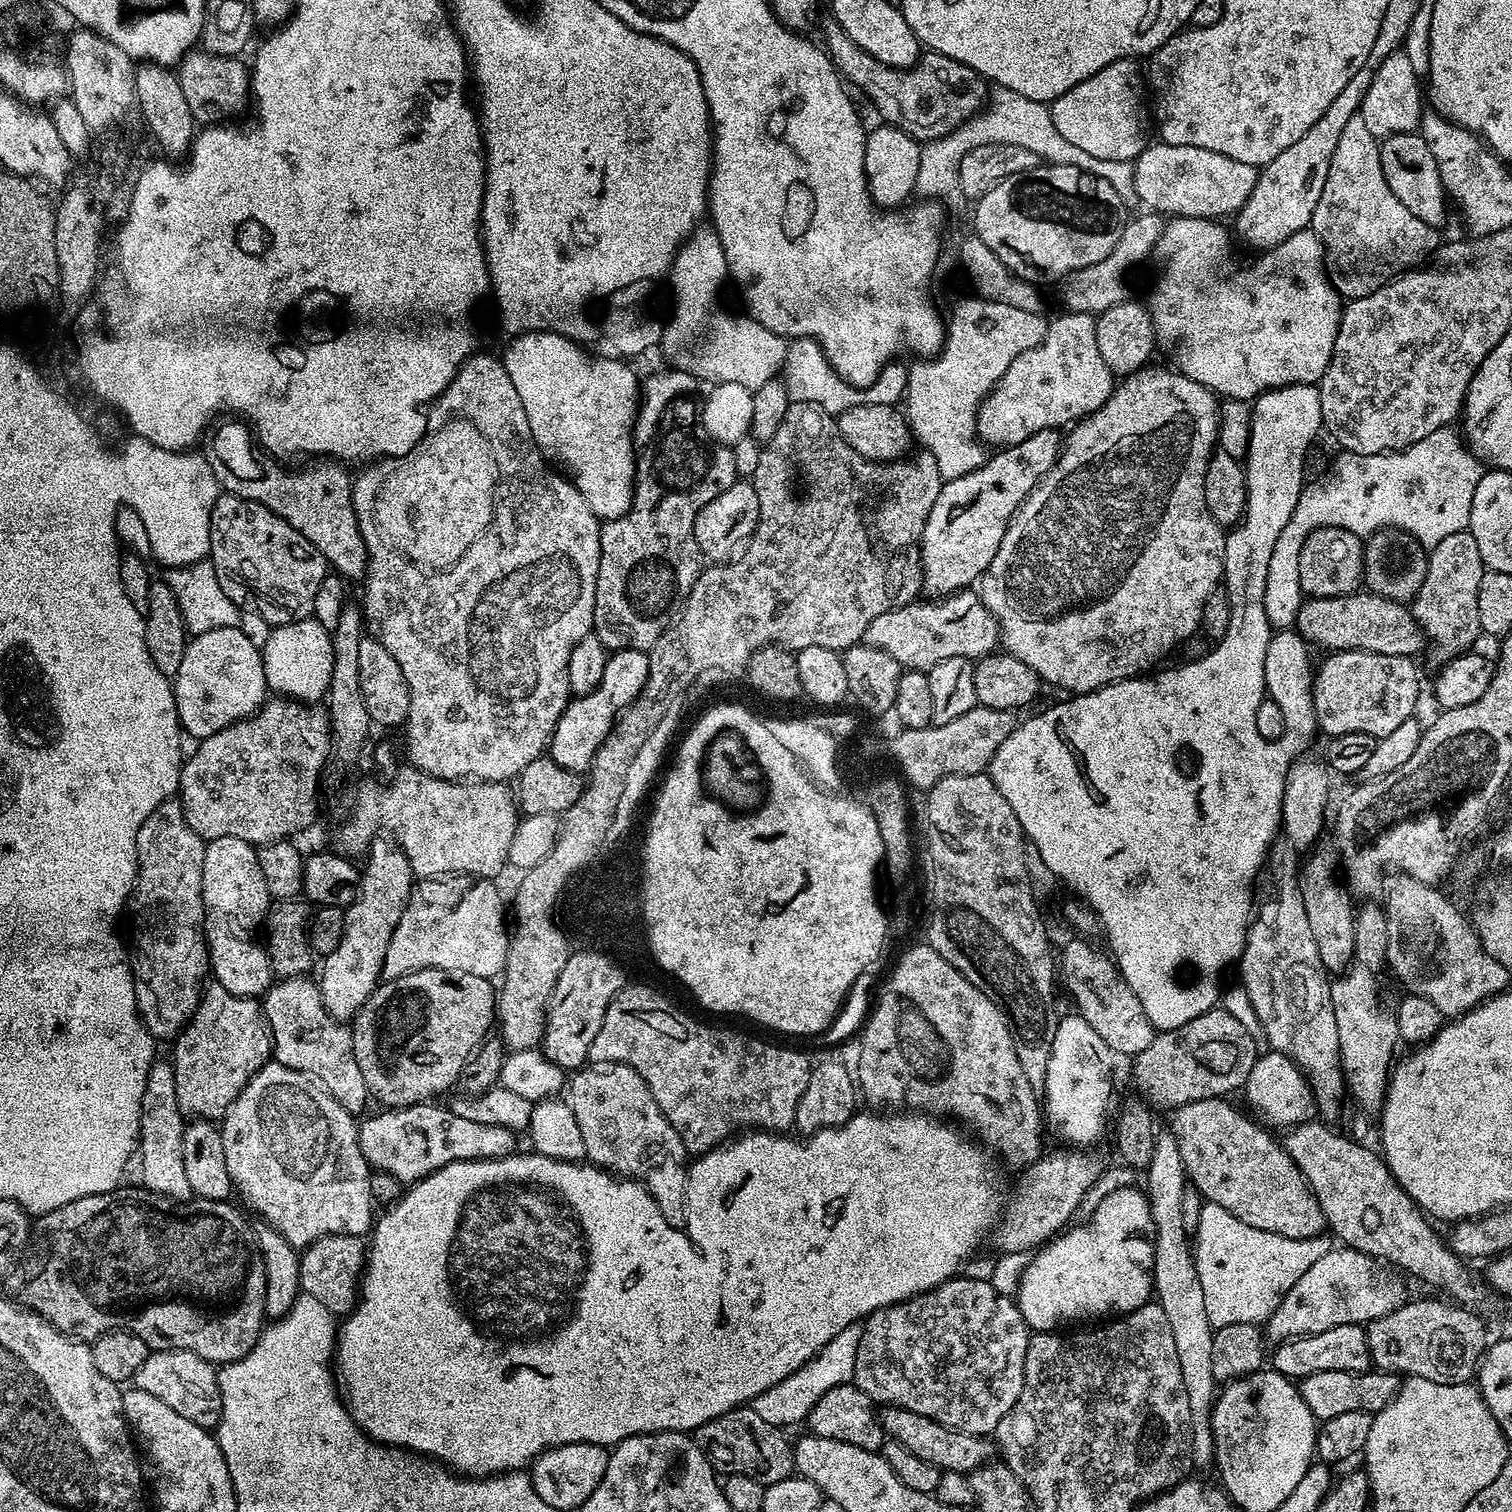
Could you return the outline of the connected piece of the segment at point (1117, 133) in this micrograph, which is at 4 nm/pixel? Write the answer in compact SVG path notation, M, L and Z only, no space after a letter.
M1132 58L1110 62L1110 66L1098 70L1098 74L1094 74L1090 78L1078 82L1078 86L1074 86L1072 91L1062 97L1062 105L1064 104L1063 131L1070 134L1074 146L1086 150L1086 154L1094 154L1094 158L1106 158L1114 162L1122 162L1123 160L1132 162L1148 147L1150 143L1150 137L1148 137L1150 104L1149 101L1148 104L1144 101L1146 80L1142 75L1141 65L1139 68L1136 64L1139 63Z

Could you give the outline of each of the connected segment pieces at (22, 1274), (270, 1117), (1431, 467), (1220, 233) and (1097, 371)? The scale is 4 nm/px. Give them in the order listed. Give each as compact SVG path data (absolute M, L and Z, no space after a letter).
M121 1186L106 1194L90 1194L66 1206L58 1206L58 1210L43 1213L35 1221L34 1235L31 1237L26 1255L13 1267L6 1283L8 1283L7 1291L28 1311L37 1312L42 1319L53 1324L57 1330L81 1342L91 1342L113 1330L133 1332L138 1334L138 1338L142 1338L142 1342L146 1342L150 1350L157 1352L167 1348L190 1350L190 1354L198 1354L198 1358L208 1360L213 1366L233 1364L236 1360L242 1359L256 1345L256 1339L266 1324L264 1259L260 1257L260 1253L256 1251L250 1239L250 1224L248 1228L243 1214L232 1205L232 1202L199 1198L177 1202L169 1196L162 1195L161 1192L152 1192L143 1186L137 1186L137 1188Z
M269 1062L246 1082L244 1089L238 1094L238 1098L228 1108L224 1115L222 1127L222 1150L226 1150L226 1170L230 1170L233 1189L260 1215L261 1221L267 1222L276 1228L282 1238L297 1250L303 1250L318 1238L323 1236L359 1236L367 1237L374 1227L374 1212L372 1207L372 1176L370 1166L365 1162L364 1155L360 1152L360 1139L358 1137L358 1124L353 1113L347 1112L342 1105L336 1101L329 1092L325 1092L319 1083L313 1082L302 1072L295 1072L286 1066Z
M1449 426L1434 430L1434 434L1422 438L1422 442L1414 442L1414 446L1405 448L1403 452L1354 454L1341 451L1332 468L1332 481L1329 484L1309 483L1305 487L1298 498L1298 506L1294 506L1294 514L1290 514L1290 522L1286 522L1282 534L1278 534L1278 542L1274 542L1274 550L1270 553L1264 605L1266 618L1273 629L1288 630L1296 623L1302 603L1298 554L1302 554L1302 542L1306 542L1315 528L1341 528L1350 530L1361 538L1367 538L1386 528L1395 528L1407 532L1417 544L1428 550L1449 534L1458 534L1467 529L1474 493L1486 470L1466 447L1461 433L1454 429L1455 427Z
M1177 216L1169 219L1161 227L1160 237L1154 249L1156 285L1152 288L1152 297L1146 300L1147 307L1152 313L1157 345L1161 349L1176 348L1175 367L1178 371L1187 379L1206 386L1220 398L1252 402L1262 393L1269 392L1271 388L1285 388L1291 384L1319 385L1320 379L1326 374L1326 366L1330 366L1330 358L1334 354L1334 338L1338 338L1338 326L1342 311L1342 297L1328 281L1328 273L1324 267L1324 247L1320 245L1320 239L1311 230L1295 232L1280 244L1261 251L1257 255L1260 257L1249 268L1232 269L1233 237L1230 232L1230 237L1228 237L1227 230L1220 224L1223 223L1217 222L1215 219L1203 220L1202 218Z
M1065 311L1063 315L1049 323L1048 335L1042 343L1026 350L1018 358L1014 358L1014 362L1010 362L1010 370L1002 374L999 384L980 403L976 415L976 434L985 445L1017 444L1026 442L1030 434L1038 434L1047 428L1060 430L1063 429L1063 424L1075 425L1081 418L1097 412L1110 398L1114 377L1106 362L1102 362L1102 353L1098 351L1096 316L1070 311Z

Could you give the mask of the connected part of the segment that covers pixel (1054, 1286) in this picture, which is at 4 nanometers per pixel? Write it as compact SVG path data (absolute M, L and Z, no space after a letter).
M1116 1188L1096 1204L1092 1217L1077 1228L1069 1227L1050 1243L1041 1247L1036 1256L1024 1265L1020 1286L1014 1293L1017 1308L1033 1333L1059 1329L1059 1324L1084 1320L1087 1316L1108 1316L1136 1312L1154 1296L1152 1263L1156 1258L1153 1244L1152 1211L1147 1195L1136 1188Z

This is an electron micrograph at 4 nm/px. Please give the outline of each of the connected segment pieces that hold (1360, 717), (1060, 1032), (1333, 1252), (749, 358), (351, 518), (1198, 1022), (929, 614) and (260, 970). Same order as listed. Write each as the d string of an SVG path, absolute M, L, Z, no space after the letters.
M1333 652L1326 656L1326 660L1315 669L1314 672L1314 706L1316 707L1316 723L1321 733L1325 732L1325 737L1341 736L1342 734L1370 734L1374 737L1389 736L1402 726L1402 722L1413 719L1416 708L1416 699L1420 696L1420 676L1416 673L1416 668L1411 659L1407 656L1391 656L1390 654L1374 654L1373 652Z
M1071 1014L1056 1025L1054 1042L1050 1046L1050 1062L1046 1062L1046 1082L1042 1093L1042 1112L1046 1124L1053 1128L1064 1140L1072 1144L1092 1144L1104 1128L1104 1111L1108 1108L1108 1099L1112 1096L1112 1060L1114 1053L1102 1038L1078 1014Z
M1333 1246L1329 1252L1322 1254L1298 1282L1282 1298L1282 1302L1270 1314L1266 1322L1266 1336L1269 1341L1283 1342L1296 1340L1300 1336L1310 1334L1322 1334L1322 1330L1334 1330L1334 1326L1346 1326L1347 1324L1358 1324L1367 1326L1372 1321L1398 1310L1409 1299L1410 1293L1404 1289L1402 1281L1388 1276L1383 1280L1380 1277L1377 1261L1367 1256L1364 1252L1356 1252L1347 1246Z
M700 226L697 227L696 231L692 233L691 236L688 237L687 240L684 241L684 244L681 248L679 248L678 251L676 251L676 257L674 258L674 262L672 263L671 269L670 269L670 277L672 276L672 321L669 319L667 323L664 325L664 337L660 339L659 347L661 349L664 348L664 352L668 356L673 356L674 359L676 359L676 362L674 362L675 367L677 369L680 369L682 371L690 372L692 375L694 375L697 379L697 381L704 382L704 380L709 380L709 385L715 386L718 384L726 384L728 382L736 382L738 386L746 386L747 388L751 388L753 390L757 388L761 388L762 386L766 386L766 382L770 382L771 380L777 379L781 375L782 369L784 367L784 359L786 358L786 354L788 353L788 346L789 341L785 339L785 337L779 336L778 334L774 334L770 330L766 330L761 324L757 324L755 322L747 322L748 324L720 324L720 319L723 318L724 312L722 309L720 309L720 304L718 301L716 301L716 295L720 292L720 287L723 286L724 280L726 284L726 277L728 276L728 267L726 266L726 254L722 250L722 242L718 238L718 234L716 233L716 229L711 226Z
M236 418L229 420L232 420L229 424L220 424L216 429L213 427L202 444L202 455L211 466L221 489L225 493L266 506L290 522L290 526L294 526L302 538L310 541L345 581L359 581L368 570L368 551L352 505L353 477L347 476L340 469L343 467L336 462L316 462L313 468L305 472L260 468L260 460L256 457L258 448L249 425Z
M1223 1006L1211 1008L1206 1010L1206 1014L1198 1014L1198 1018L1186 1022L1186 1026L1157 1032L1154 1042L1150 1042L1150 1046L1146 1046L1146 1050L1131 1061L1132 1076L1137 1086L1148 1095L1149 1105L1157 1104L1167 1110L1175 1110L1199 1100L1224 1098L1229 1095L1227 1092L1239 1093L1250 1078L1250 1070L1258 1055L1256 1040L1252 1035L1253 1029L1242 1026L1242 1022L1238 1022L1238 1018L1234 1018L1234 1014L1227 1012Z
M961 590L953 596L945 596L939 602L920 604L913 602L901 608L892 608L886 614L874 618L870 626L866 626L863 643L874 646L878 650L886 650L894 662L900 664L901 669L927 672L928 669L938 666L938 662L946 662L946 658L966 658L977 661L982 656L991 656L997 651L1000 644L1000 627L990 614L990 610L980 601L979 595L972 590Z
M223 837L216 838L214 840L207 841L203 854L202 864L202 890L203 890L203 906L204 906L204 937L207 939L209 967L213 976L213 979L228 993L234 994L236 997L244 997L247 999L258 998L264 995L271 987L274 980L269 956L265 947L265 941L262 937L262 929L265 925L265 921L268 915L268 909L272 905L272 899L269 894L269 890L266 887L266 880L263 877L262 866L258 863L258 850L255 845L249 844L242 840L242 838L235 837Z

